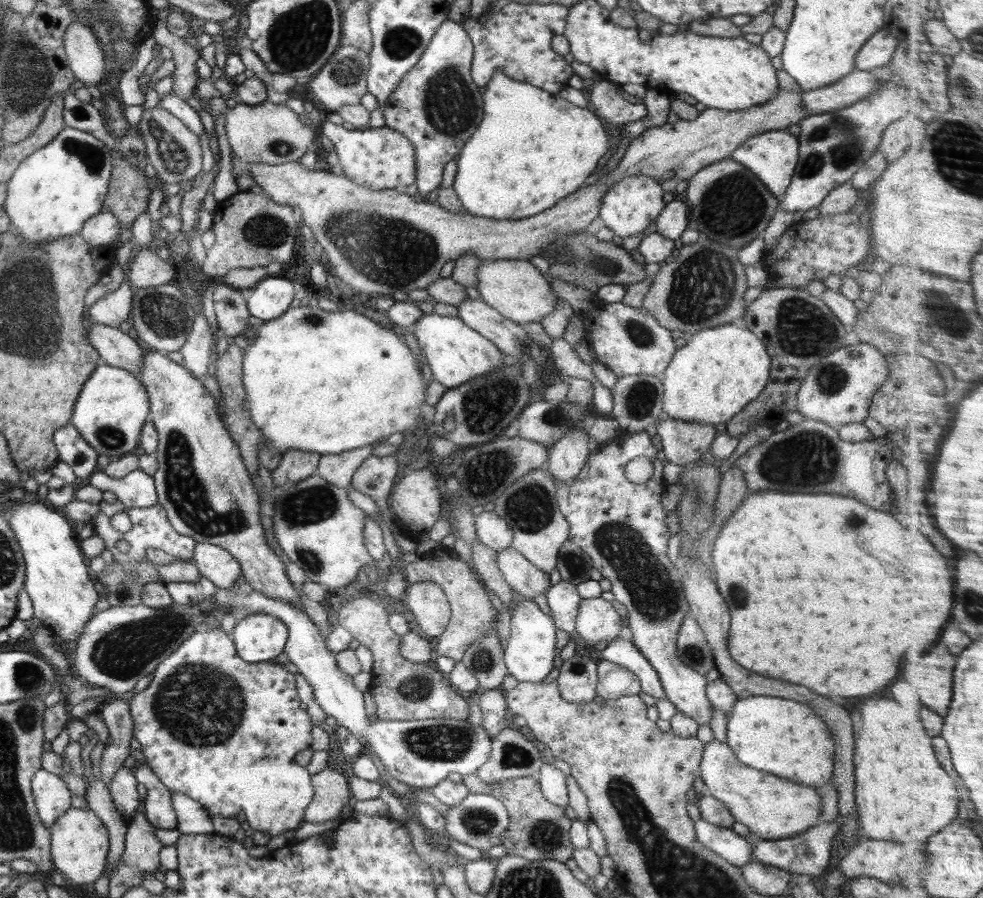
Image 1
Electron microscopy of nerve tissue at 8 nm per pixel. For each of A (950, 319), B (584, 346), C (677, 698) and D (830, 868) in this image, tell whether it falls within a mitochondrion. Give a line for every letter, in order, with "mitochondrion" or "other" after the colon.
A: mitochondrion
B: other
C: other
D: other

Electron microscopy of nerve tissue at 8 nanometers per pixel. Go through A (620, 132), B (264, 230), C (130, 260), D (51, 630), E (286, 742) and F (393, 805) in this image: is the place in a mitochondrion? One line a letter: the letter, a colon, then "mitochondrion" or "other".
A: other
B: mitochondrion
C: other
D: other
E: other
F: other

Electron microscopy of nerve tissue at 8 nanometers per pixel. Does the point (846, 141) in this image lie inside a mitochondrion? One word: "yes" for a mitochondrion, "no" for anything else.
yes

